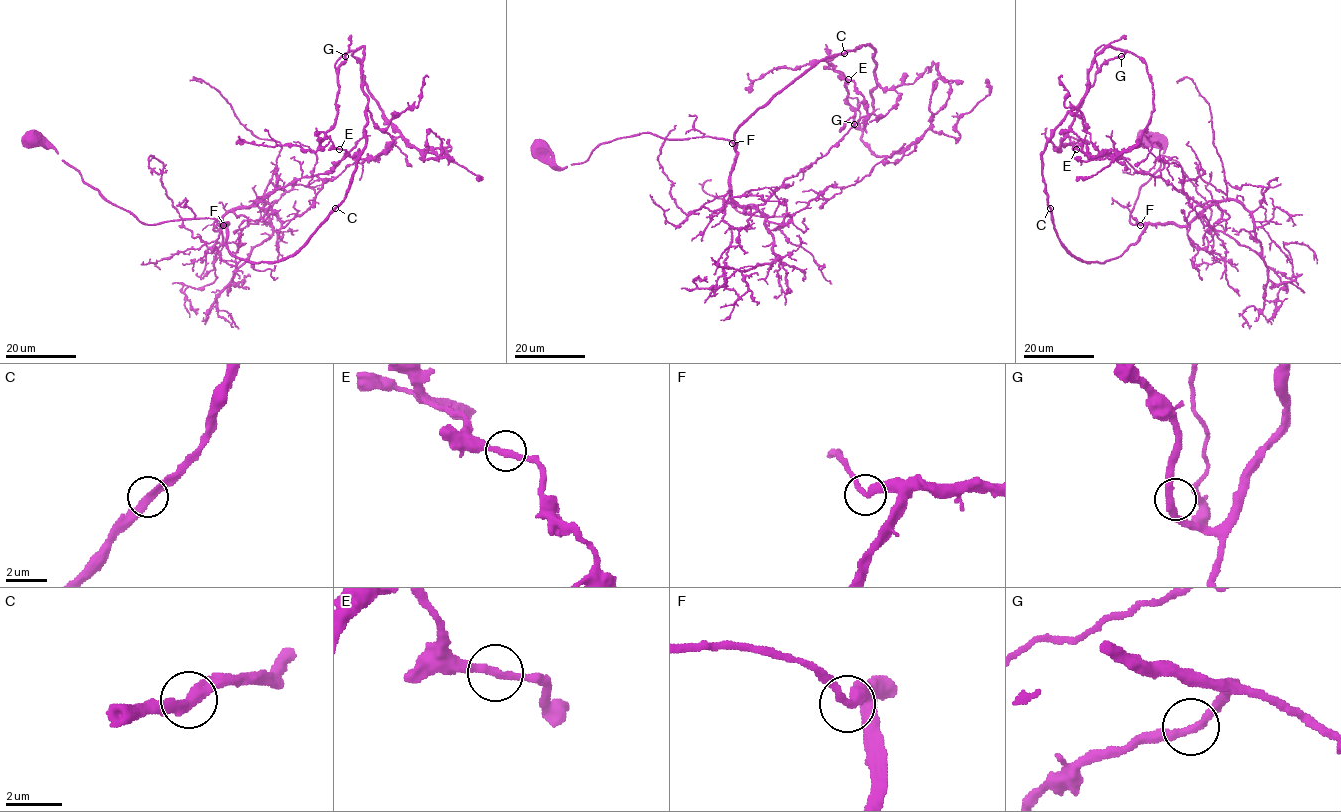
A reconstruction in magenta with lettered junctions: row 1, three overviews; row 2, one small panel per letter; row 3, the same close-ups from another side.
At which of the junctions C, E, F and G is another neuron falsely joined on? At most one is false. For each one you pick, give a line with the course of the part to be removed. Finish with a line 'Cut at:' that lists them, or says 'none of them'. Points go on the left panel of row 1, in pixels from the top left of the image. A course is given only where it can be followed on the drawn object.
Cut at: none of them

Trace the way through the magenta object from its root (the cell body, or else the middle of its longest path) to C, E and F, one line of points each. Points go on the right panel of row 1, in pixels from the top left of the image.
C: (1147, 138), (1165, 151), (1130, 214), (1145, 231), (1120, 256), (1078, 259), (1058, 237), (1050, 208)
E: (1147, 138), (1145, 231), (1102, 263), (1058, 237), (1042, 151), (1125, 50), (1076, 149)
F: (1147, 138), (1149, 134), (1165, 151), (1130, 214), (1130, 222), (1134, 224), (1135, 218), (1139, 225)

